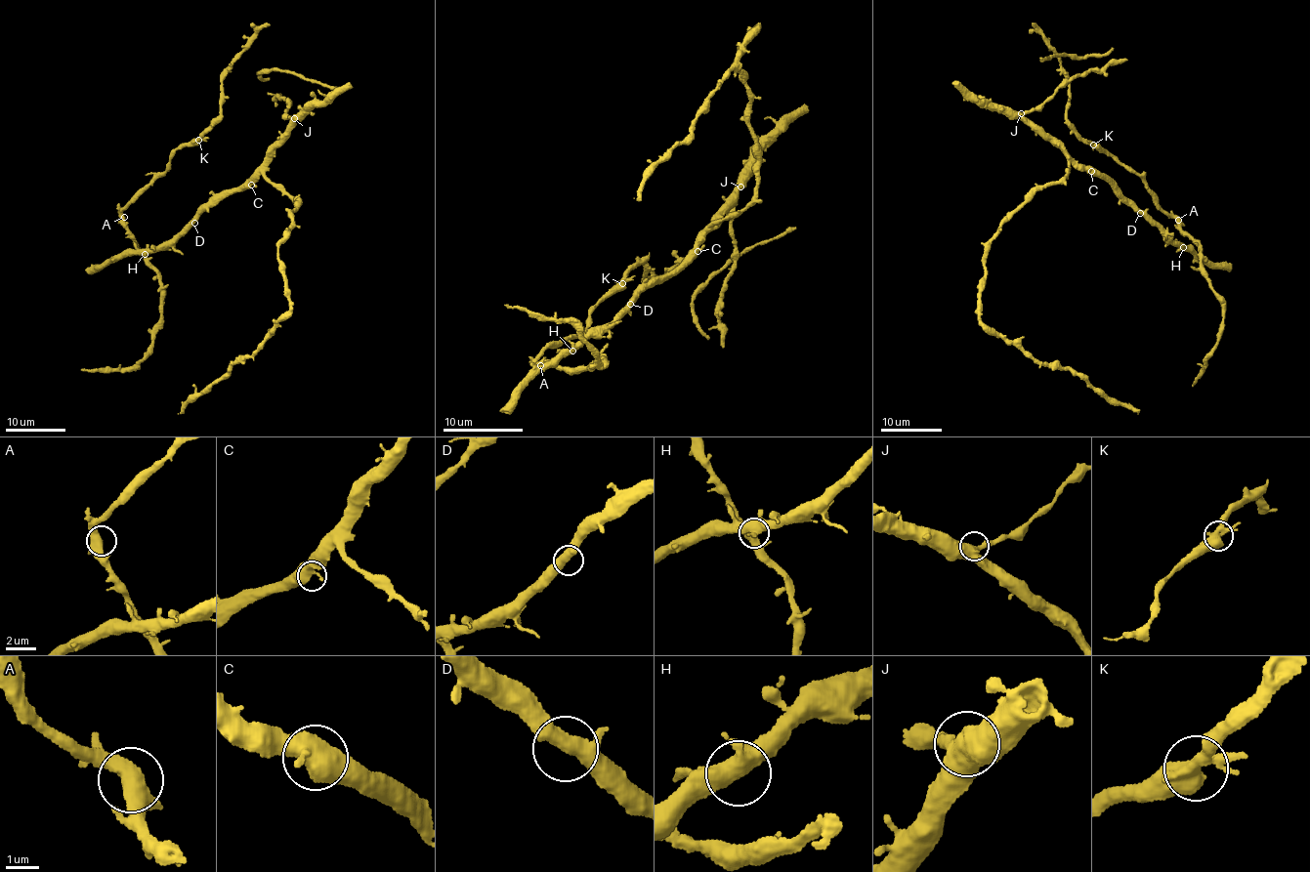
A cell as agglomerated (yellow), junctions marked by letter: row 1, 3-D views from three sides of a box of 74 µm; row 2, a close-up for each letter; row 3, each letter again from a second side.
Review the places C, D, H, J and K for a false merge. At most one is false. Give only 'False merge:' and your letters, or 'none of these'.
False merge: none of these

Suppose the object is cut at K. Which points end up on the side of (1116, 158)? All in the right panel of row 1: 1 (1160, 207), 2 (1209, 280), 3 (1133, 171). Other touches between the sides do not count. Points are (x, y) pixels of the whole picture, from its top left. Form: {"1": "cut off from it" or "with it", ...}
{"1": "with it", "2": "with it", "3": "with it"}

